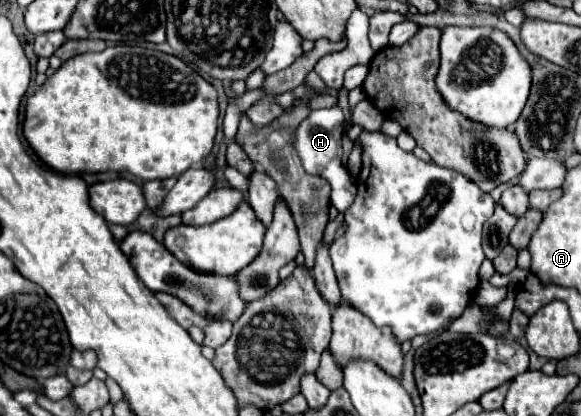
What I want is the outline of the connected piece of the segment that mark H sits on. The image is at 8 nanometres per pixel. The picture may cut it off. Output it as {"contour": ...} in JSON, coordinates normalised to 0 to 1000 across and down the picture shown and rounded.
{"contour":[[[583,257],[573,262],[546,262],[539,267],[511,310],[511,339],[515,339],[515,373],[518,392],[528,416],[542,416],[559,425],[570,440],[573,459],[573,493],[583,512],[590,512],[611,474],[611,435],[597,416],[590,397],[590,358],[587,358],[587,325],[590,325],[590,267]]]}

